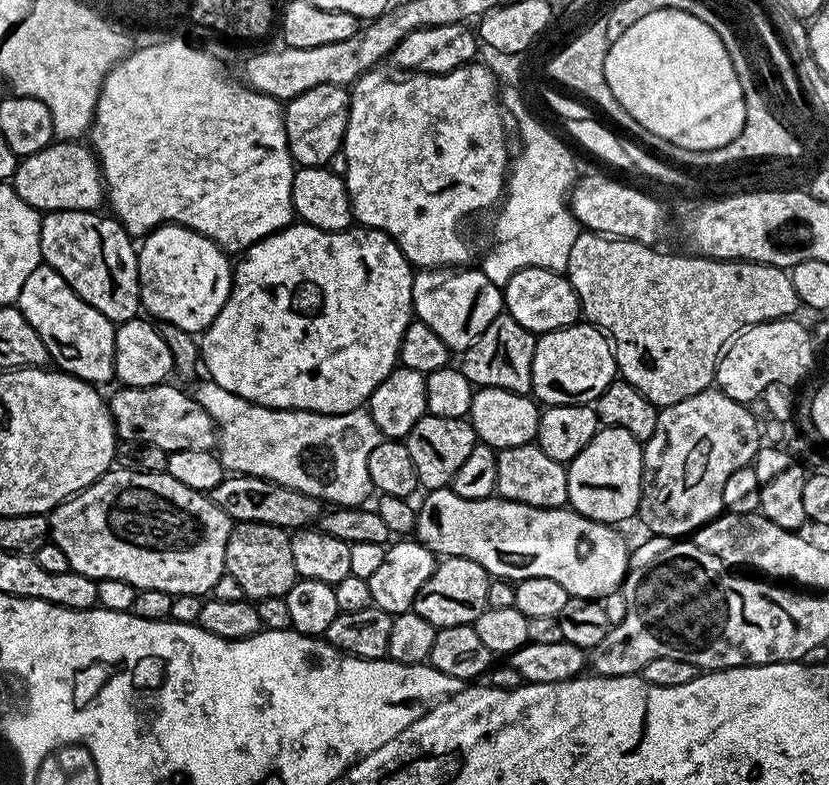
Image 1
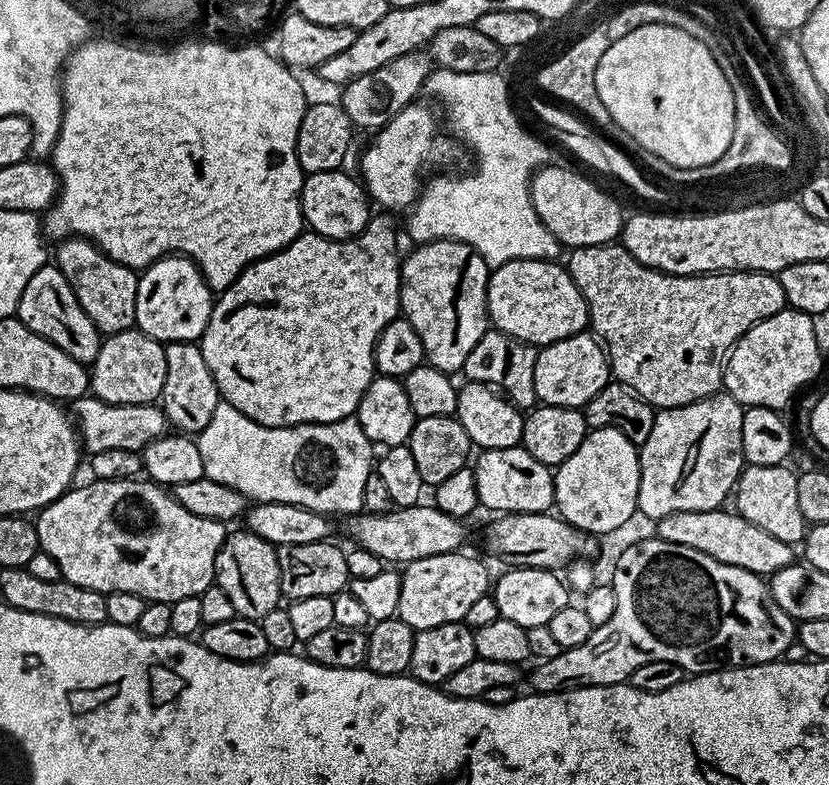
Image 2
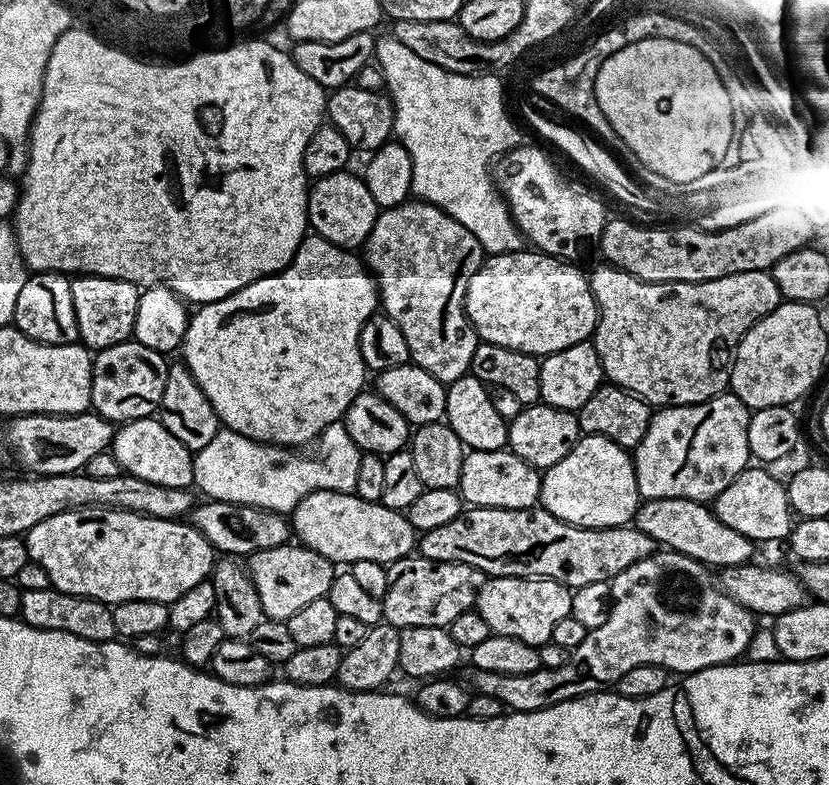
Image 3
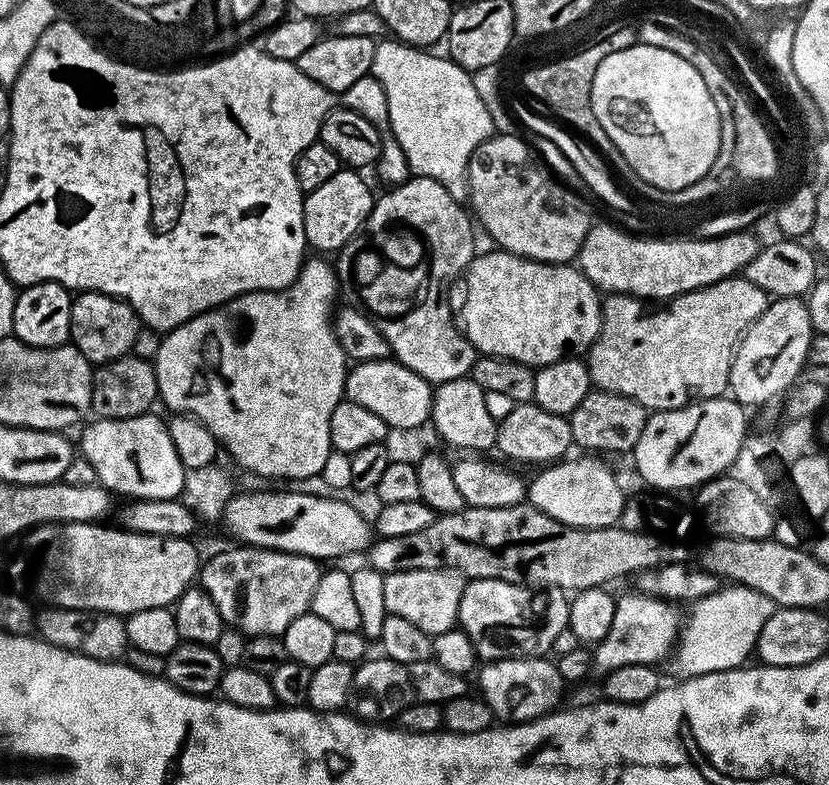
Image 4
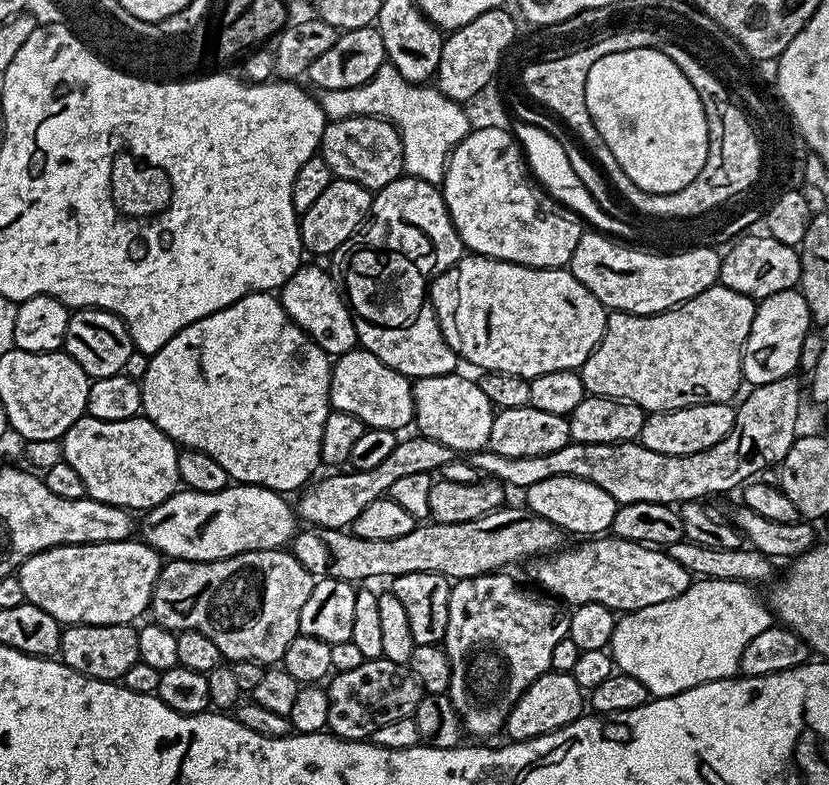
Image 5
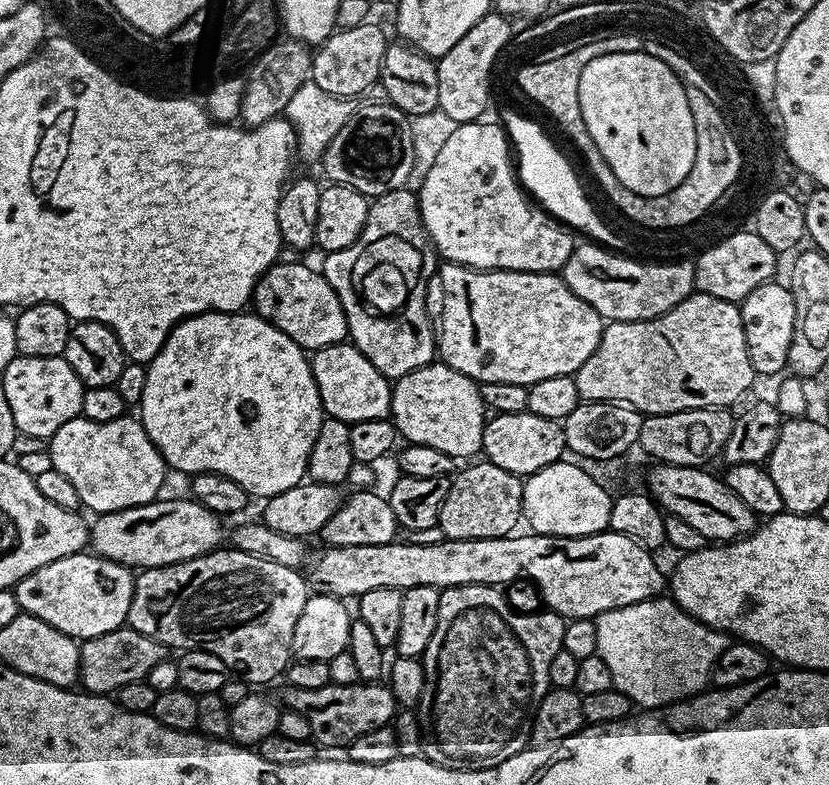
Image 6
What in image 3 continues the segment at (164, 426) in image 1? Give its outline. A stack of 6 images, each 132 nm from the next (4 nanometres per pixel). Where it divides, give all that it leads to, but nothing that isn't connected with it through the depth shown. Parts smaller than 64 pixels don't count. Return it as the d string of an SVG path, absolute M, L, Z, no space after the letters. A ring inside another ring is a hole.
M79 412L73 416L54 414L26 414L7 421L8 448L12 456L25 468L25 473L38 476L79 472L90 462L90 457L111 449L114 428L95 412Z

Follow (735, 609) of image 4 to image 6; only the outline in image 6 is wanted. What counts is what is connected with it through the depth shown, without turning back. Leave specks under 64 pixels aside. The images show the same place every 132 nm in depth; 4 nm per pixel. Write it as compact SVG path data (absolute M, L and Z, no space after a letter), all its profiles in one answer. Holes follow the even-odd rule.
M671 598L643 600L634 602L634 606L606 610L600 616L595 617L595 621L598 636L596 655L600 656L602 662L606 662L606 667L610 669L612 687L626 694L626 698L630 698L633 705L644 710L667 708L690 700L693 696L701 695L709 687L714 662L718 662L722 650L730 643L725 633L698 622L680 609L675 600Z

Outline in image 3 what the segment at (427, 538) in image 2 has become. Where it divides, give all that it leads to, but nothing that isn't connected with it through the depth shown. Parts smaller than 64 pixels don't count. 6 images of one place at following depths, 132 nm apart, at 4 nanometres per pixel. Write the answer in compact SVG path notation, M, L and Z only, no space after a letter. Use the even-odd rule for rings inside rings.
M322 490L306 494L306 498L302 498L302 502L298 502L298 506L290 514L290 528L303 547L322 554L336 566L351 566L354 562L378 562L387 566L404 556L413 555L418 544L417 530L410 526L404 512L395 512L375 500L363 500L351 492Z

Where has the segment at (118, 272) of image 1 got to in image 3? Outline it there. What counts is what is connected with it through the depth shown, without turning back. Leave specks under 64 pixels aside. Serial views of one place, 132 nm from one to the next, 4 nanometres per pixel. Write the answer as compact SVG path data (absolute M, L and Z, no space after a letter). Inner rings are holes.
M77 275L72 280L74 314L78 322L79 343L89 350L109 348L133 339L134 318L142 289L139 284L105 276Z

